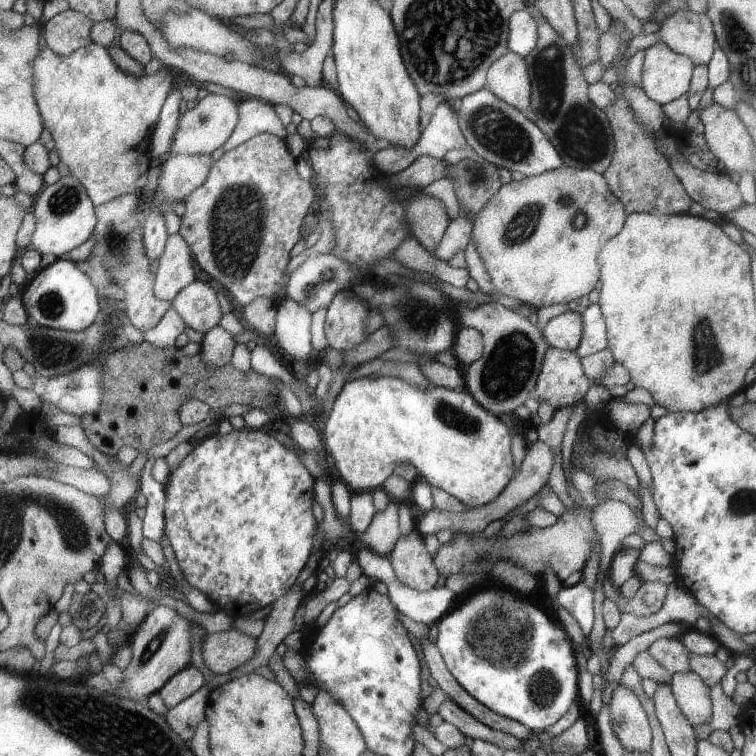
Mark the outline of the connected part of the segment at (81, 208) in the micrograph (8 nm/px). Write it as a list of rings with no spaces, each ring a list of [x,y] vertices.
[[[72,175],[60,177],[54,184],[42,188],[34,198],[32,212],[37,223],[27,248],[36,249],[42,256],[65,257],[92,237],[98,226],[95,203],[83,183]]]

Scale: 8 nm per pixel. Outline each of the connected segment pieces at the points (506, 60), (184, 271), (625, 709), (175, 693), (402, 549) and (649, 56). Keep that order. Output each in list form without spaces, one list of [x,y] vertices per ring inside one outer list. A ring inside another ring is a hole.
[[[508,50],[488,70],[487,78],[485,88],[490,89],[504,102],[521,111],[531,106],[533,90],[524,56]]]
[[[180,233],[169,236],[163,253],[159,256],[155,273],[155,294],[160,299],[172,302],[178,292],[194,282],[196,272],[192,266],[191,246]]]
[[[623,685],[612,693],[609,704],[614,732],[628,752],[650,753],[652,729],[638,696]]]
[[[187,666],[176,673],[166,685],[160,689],[159,695],[167,708],[172,708],[182,702],[185,698],[193,695],[206,680],[198,668]]]
[[[412,529],[395,542],[388,557],[398,580],[410,588],[427,591],[438,582],[437,566],[432,562],[430,553],[425,545],[424,536]]]
[[[656,43],[645,50],[641,86],[648,98],[663,107],[687,93],[694,76],[694,60],[678,54],[667,43]]]

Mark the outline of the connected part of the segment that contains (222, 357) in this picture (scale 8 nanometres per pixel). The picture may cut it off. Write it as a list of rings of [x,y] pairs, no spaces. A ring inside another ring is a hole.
[[[219,324],[204,335],[200,344],[203,361],[211,367],[227,365],[234,356],[234,338],[231,332],[226,332]]]

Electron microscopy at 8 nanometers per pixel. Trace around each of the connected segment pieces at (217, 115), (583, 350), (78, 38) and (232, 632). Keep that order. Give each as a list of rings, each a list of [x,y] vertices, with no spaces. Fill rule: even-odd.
[[[208,93],[198,104],[191,110],[187,110],[181,114],[178,119],[177,129],[174,134],[170,151],[167,156],[172,155],[210,155],[217,148],[221,147],[230,138],[232,132],[236,128],[239,121],[238,103],[222,95]]]
[[[590,303],[582,315],[584,334],[579,348],[575,350],[580,358],[600,352],[608,347],[607,324],[600,305]]]
[[[69,9],[61,12],[49,21],[45,20],[45,24],[42,26],[44,29],[46,46],[60,56],[70,56],[70,54],[78,50],[78,48],[86,46],[93,41],[91,39],[91,28],[93,23],[94,22],[88,15],[82,14],[80,11]]]
[[[235,627],[227,631],[207,633],[201,643],[204,662],[217,675],[238,669],[252,658],[258,648],[257,639],[245,635]]]

